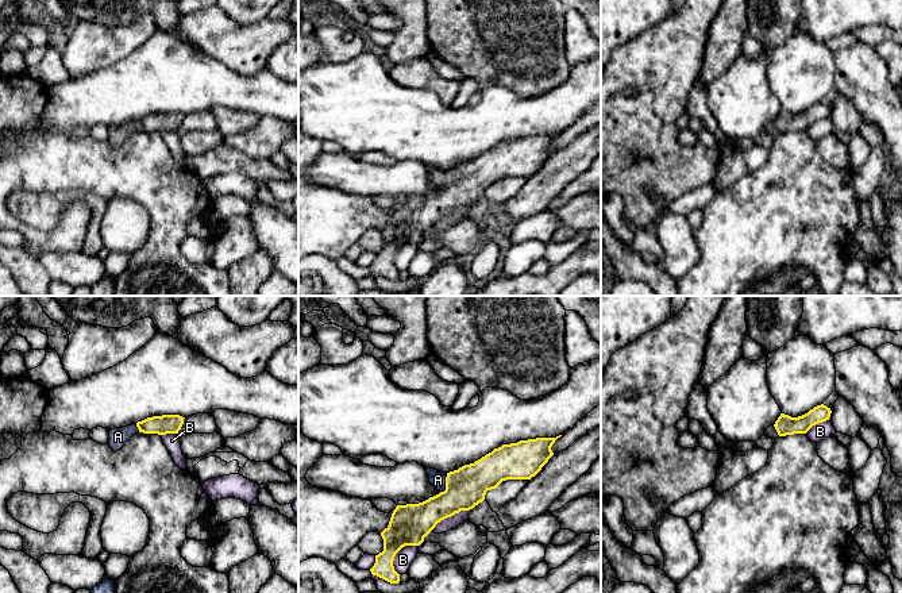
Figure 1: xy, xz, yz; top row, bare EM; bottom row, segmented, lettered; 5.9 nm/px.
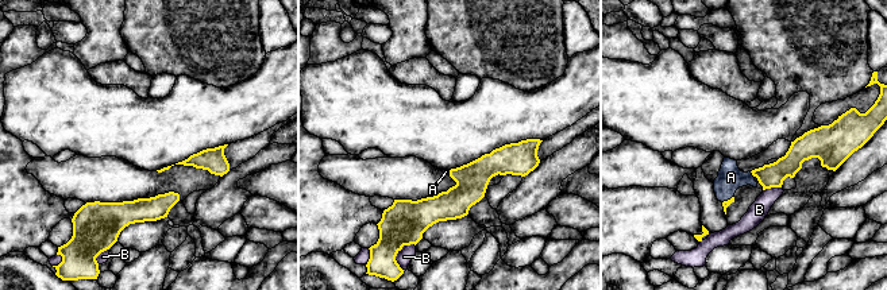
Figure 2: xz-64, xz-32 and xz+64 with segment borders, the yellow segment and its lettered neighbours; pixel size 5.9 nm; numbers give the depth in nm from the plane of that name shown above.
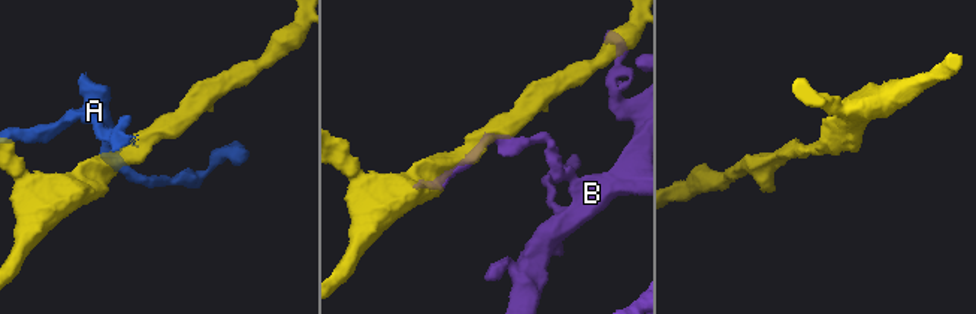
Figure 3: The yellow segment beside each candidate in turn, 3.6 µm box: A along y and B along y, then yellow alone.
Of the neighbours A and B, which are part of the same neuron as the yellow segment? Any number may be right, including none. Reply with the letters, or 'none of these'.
A

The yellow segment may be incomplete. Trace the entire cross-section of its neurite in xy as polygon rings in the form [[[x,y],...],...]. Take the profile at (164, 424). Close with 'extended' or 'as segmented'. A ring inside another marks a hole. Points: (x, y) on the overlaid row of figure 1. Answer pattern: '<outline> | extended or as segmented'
[[[162,415],[162,416],[147,417],[132,426],[113,428],[109,431],[109,439],[107,444],[113,451],[117,451],[134,434],[139,432],[158,434],[158,435],[178,434],[178,431],[184,424],[184,419],[185,417],[180,415]]] | extended

